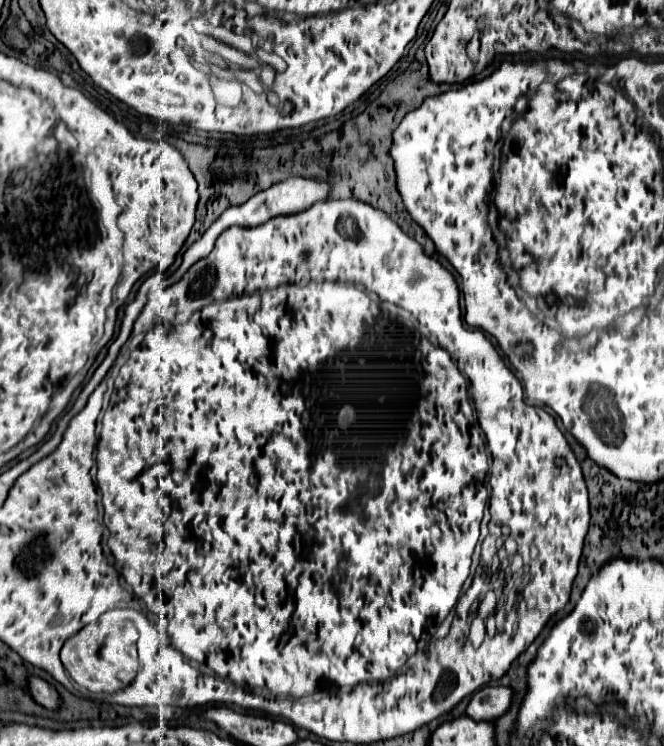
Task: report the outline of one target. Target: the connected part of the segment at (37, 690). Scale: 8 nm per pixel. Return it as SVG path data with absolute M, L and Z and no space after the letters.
M32 677L32 679L30 679L30 695L32 695L40 705L44 705L44 707L48 707L48 709L56 709L56 707L60 705L58 693L56 693L46 681L42 681L42 679L38 679L38 677Z

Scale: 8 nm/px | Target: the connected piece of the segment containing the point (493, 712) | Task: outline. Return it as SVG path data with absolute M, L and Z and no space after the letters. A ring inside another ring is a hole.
M484 687L472 695L466 707L466 715L474 721L492 721L506 713L510 697L510 687Z

